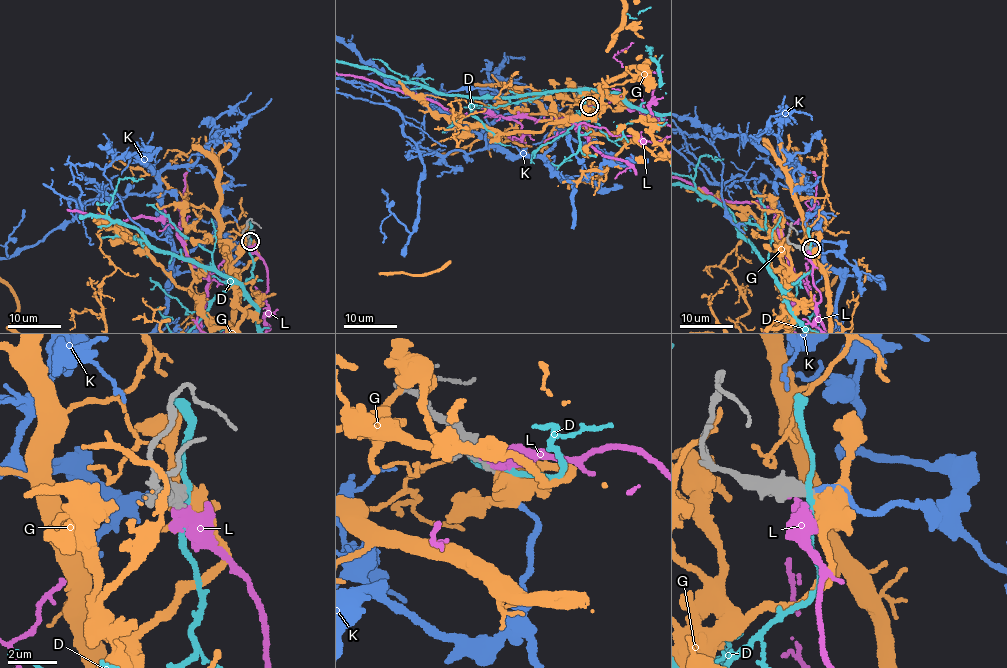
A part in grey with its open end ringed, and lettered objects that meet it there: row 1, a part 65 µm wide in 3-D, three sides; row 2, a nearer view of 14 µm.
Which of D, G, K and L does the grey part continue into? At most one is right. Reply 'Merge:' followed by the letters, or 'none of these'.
Merge: K

